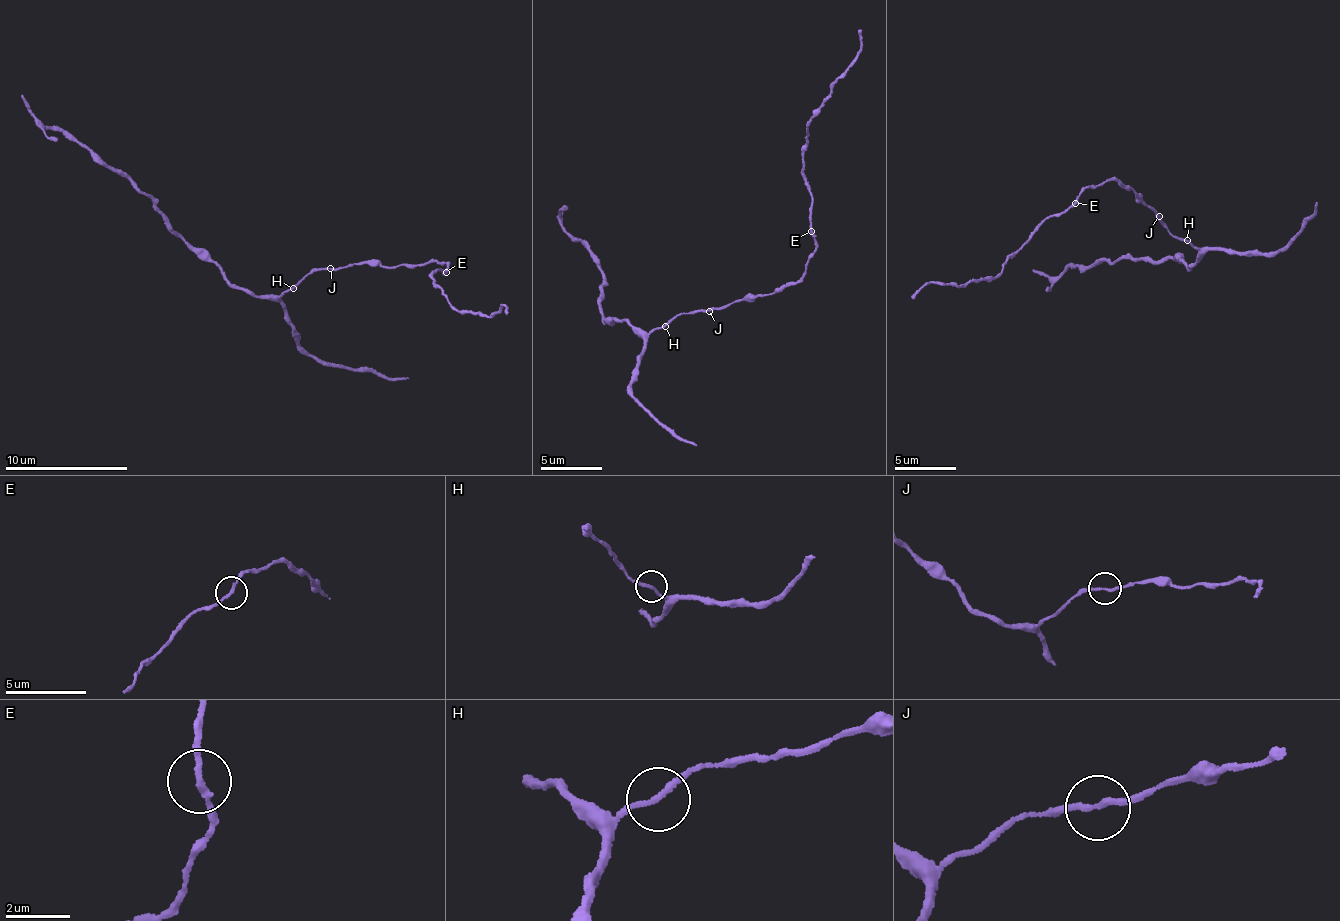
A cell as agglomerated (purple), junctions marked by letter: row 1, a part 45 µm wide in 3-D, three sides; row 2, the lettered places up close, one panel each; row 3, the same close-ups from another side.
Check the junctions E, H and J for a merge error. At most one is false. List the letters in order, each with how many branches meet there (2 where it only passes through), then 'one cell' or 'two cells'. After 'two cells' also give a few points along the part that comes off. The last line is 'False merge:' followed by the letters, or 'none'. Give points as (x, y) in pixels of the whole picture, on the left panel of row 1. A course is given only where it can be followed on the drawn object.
E: 2 | one cell
H: 2 | one cell
J: 2 | one cell
False merge: none

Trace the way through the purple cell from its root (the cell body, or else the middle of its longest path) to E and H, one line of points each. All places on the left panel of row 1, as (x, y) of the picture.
E: (330, 268), (377, 259), (388, 267), (435, 261), (448, 266), (447, 271)
H: (330, 268), (307, 272), (293, 288)

